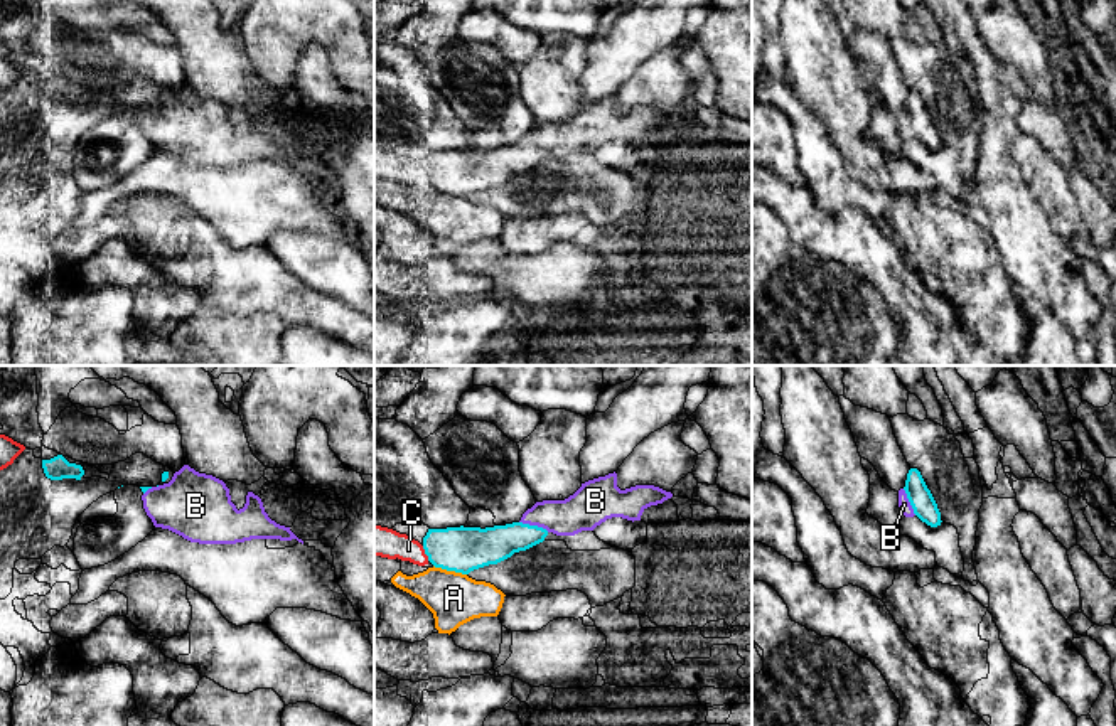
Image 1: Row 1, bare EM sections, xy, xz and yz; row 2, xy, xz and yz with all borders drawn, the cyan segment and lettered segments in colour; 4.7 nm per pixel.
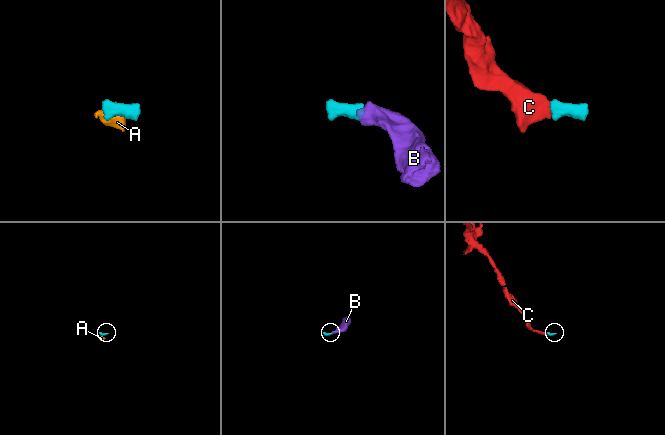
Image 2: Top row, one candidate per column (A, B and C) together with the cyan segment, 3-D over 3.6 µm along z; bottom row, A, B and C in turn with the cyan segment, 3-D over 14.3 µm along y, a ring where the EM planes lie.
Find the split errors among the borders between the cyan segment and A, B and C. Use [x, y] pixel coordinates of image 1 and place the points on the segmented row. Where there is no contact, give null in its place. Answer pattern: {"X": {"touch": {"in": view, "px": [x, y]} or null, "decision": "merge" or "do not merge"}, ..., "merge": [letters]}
{"A": {"touch": {"in": "xz", "px": [450, 570]}, "decision": "do not merge"}, "B": {"touch": {"in": "xz", "px": [535, 526]}, "decision": "merge"}, "C": {"touch": {"in": "xz", "px": [425, 553]}, "decision": "merge"}, "merge": ["B", "C"]}

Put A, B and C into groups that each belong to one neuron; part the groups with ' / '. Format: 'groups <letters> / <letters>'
groups A / B C

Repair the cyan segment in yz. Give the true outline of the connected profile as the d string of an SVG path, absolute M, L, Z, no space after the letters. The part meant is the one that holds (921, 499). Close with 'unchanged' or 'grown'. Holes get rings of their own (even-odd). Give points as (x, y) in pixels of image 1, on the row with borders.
M910 468L905 487L899 490L899 507L905 517L917 515L931 527L941 526L941 512L920 472Z; grown

